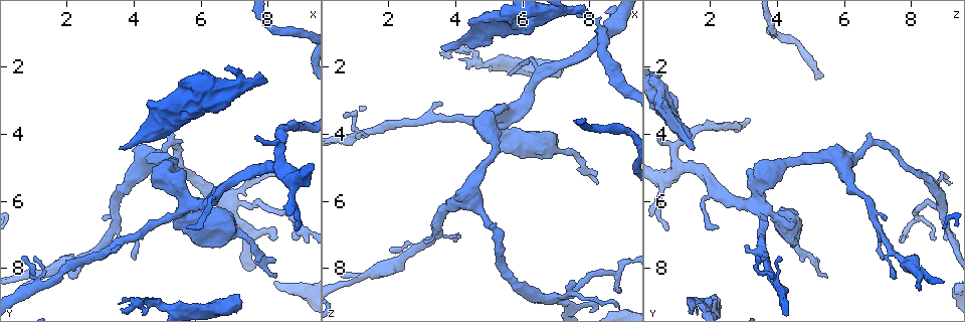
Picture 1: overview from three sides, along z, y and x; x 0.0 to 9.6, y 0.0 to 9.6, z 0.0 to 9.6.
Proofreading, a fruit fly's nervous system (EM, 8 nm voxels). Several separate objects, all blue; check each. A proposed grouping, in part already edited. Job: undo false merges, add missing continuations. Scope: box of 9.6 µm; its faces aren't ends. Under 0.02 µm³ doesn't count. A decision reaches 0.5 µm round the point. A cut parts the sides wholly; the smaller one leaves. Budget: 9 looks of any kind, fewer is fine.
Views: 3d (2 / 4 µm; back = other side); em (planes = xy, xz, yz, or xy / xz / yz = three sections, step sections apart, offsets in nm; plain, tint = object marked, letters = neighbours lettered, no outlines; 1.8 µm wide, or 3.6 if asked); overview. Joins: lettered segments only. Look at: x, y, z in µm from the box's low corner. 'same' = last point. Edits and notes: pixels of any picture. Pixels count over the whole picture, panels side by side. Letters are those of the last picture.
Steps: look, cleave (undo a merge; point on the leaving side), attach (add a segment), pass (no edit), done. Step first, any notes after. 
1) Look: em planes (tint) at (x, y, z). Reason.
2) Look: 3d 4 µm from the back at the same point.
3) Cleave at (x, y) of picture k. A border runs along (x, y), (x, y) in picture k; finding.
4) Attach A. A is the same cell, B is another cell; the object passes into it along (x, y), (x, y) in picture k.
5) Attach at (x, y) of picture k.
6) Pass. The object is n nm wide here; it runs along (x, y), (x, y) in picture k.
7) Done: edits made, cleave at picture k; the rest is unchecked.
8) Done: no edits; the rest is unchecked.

Look: 3d 4 µm at (3.65, 7.35, 3.10). An open end.

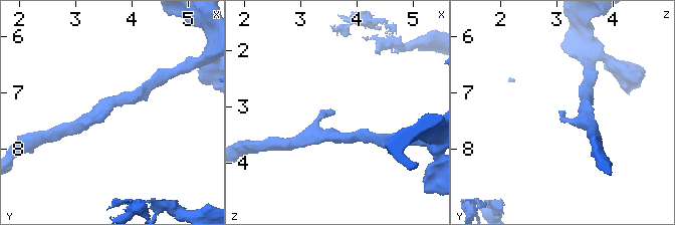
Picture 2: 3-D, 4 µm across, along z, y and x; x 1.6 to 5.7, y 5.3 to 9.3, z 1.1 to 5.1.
Look: em planes (letters) at (3.65, 7.35, 3.10).

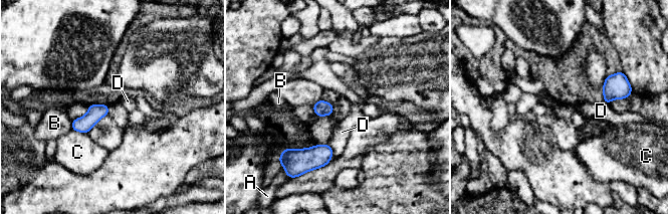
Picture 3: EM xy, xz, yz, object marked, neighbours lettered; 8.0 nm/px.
Pass. A, B, C and D are other cells; a border runs along (72, 129), (86, 134) in picture 3; none of them fits.

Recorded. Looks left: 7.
Look: em planes (plain) at (5.55, 6.10, 3.55). Sudden change in width.

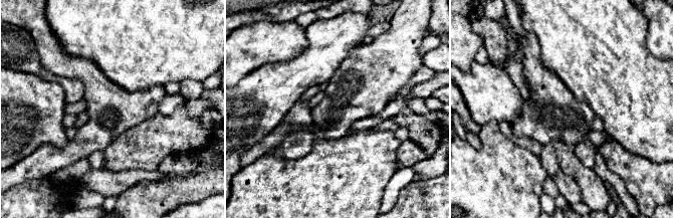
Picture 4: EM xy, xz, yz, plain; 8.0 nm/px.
Look: em planes (tint) at the same point. Where the object lies.

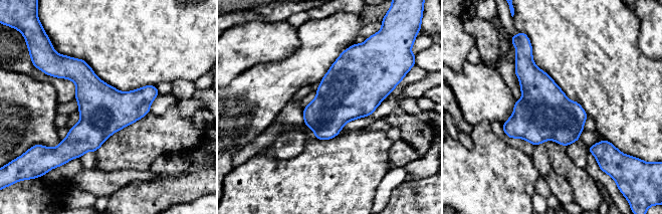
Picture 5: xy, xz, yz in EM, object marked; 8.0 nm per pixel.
Look: em planes (letters) at the same point.

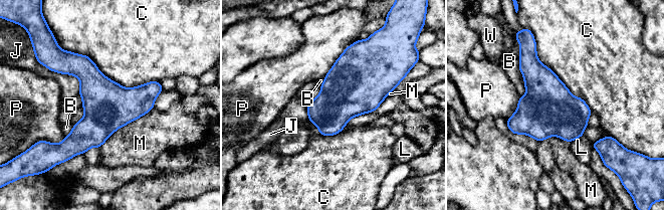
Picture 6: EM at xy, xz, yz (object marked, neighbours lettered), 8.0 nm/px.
Pass. B, C, J, L, M, P and W are other cells; a border runs along (65, 50), (126, 87), (160, 82) in picture 6; all the same neuron.

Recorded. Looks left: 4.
Look: 3d 4 µm at (0.60, 8.65, 8.20). Branch stops here.

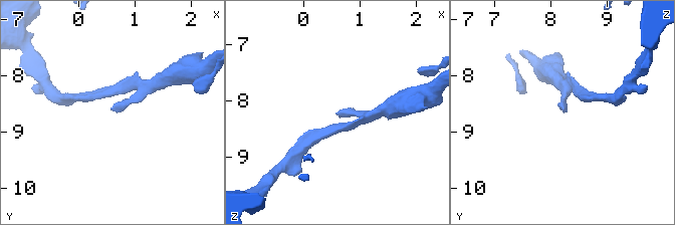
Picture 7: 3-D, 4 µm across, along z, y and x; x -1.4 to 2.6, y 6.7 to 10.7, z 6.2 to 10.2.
Look: em planes (letters) at (0.60, 8.65, 8.20). Need the tissue.

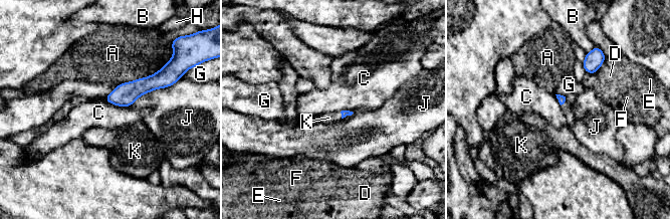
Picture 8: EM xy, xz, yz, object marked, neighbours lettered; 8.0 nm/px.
Pass. A, B, C, D, E, F, G, H, J and K are other cells; a border runs along (104, 98), (116, 104), (132, 105) in picture 8; no lettered segment goes on from it.

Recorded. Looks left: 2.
Look: em yz step 16 (plain) at (8.25, 8.25, 5.50). End of a long branch.

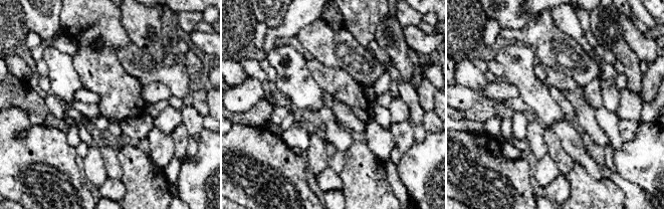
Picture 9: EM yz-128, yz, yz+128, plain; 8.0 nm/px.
Look: em yz step 16 (letters) at the same point.

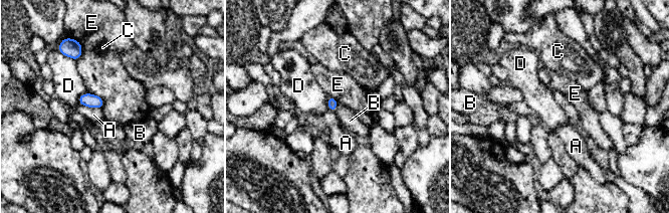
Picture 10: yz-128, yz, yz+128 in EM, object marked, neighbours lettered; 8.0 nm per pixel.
Pass. A, B, C, D and E are other cells; a border runs along (338, 102), (335, 111) in picture 10; no lettered segment goes on from it.

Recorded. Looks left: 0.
Done: no edits; the rest is unchecked.

